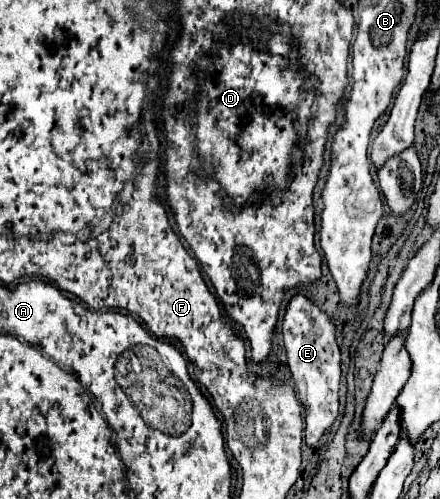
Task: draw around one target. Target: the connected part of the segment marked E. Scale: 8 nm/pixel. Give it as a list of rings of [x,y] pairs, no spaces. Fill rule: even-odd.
[[[294,295],[286,307],[282,337],[286,347],[286,365],[290,369],[296,395],[304,405],[304,443],[314,447],[338,417],[340,349],[336,345],[334,325],[330,317],[320,311],[320,307],[316,307],[304,295]]]

